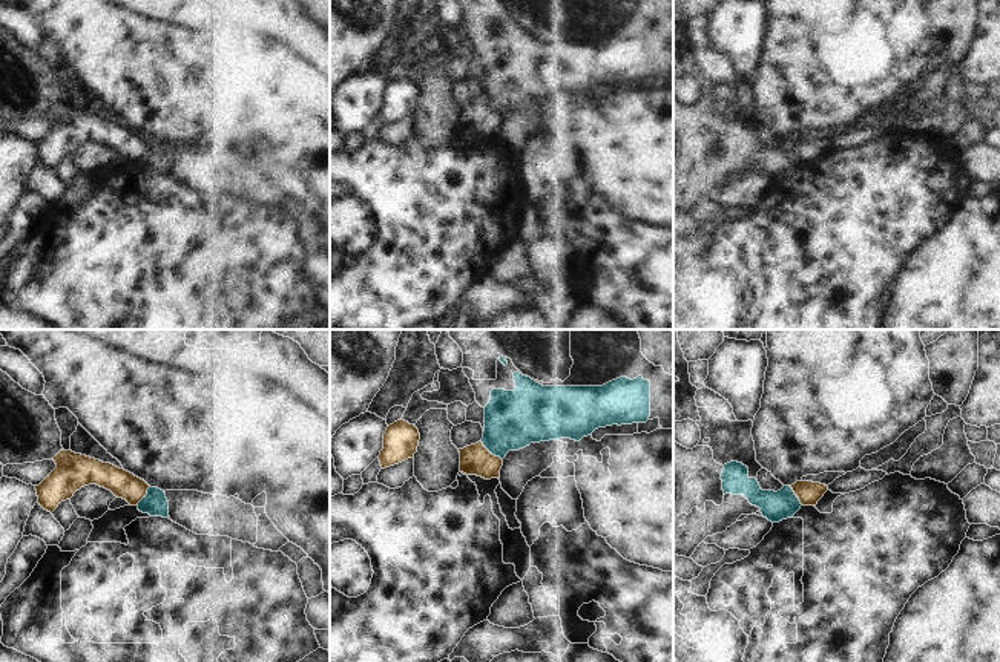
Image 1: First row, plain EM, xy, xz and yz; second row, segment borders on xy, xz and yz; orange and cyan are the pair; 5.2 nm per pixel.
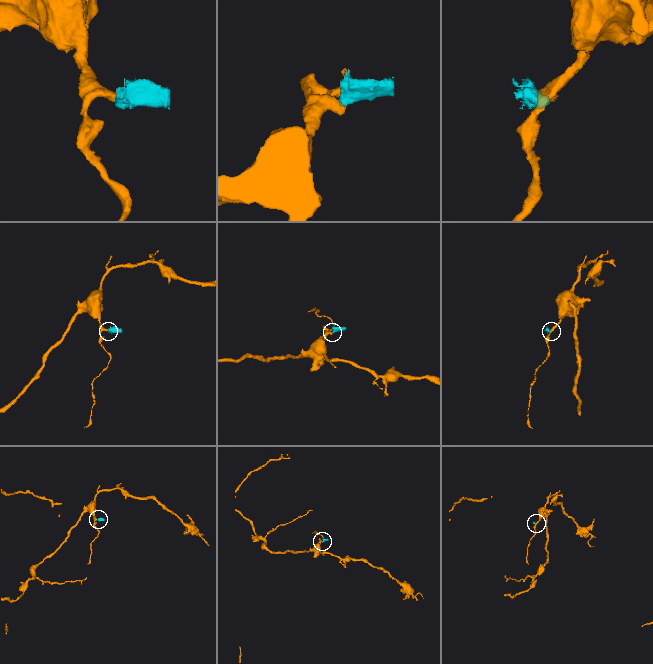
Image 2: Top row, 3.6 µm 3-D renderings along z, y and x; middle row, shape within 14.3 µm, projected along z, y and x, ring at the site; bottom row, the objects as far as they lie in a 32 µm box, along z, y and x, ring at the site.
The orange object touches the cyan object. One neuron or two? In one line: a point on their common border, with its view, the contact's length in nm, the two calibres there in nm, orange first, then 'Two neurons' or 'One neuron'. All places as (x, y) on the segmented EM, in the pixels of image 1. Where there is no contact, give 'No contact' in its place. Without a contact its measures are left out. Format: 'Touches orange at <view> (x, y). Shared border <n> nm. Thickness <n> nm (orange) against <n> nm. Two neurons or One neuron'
Touches orange at xz (490, 452). Shared border 160 nm. Thickness 160 nm (orange) against 300 nm. Two neurons.

